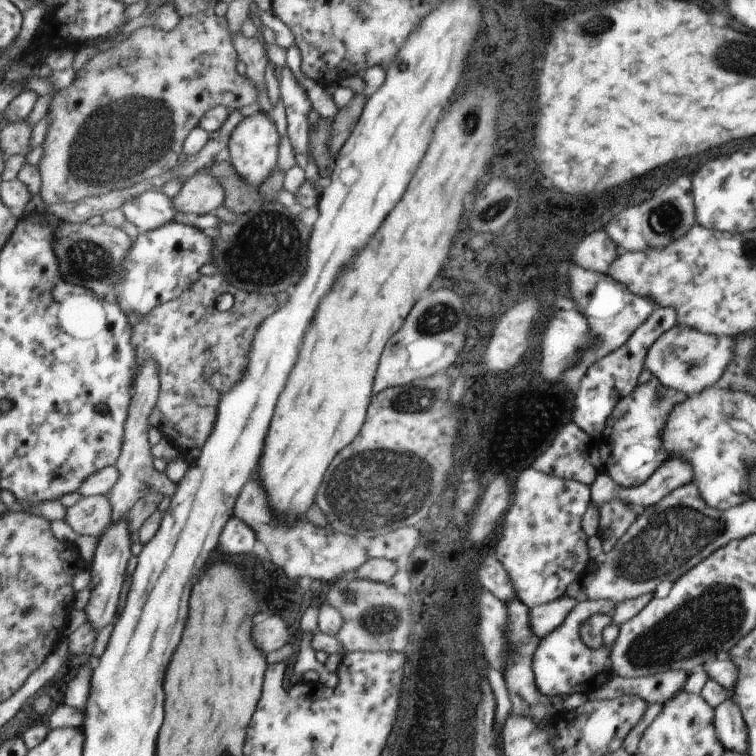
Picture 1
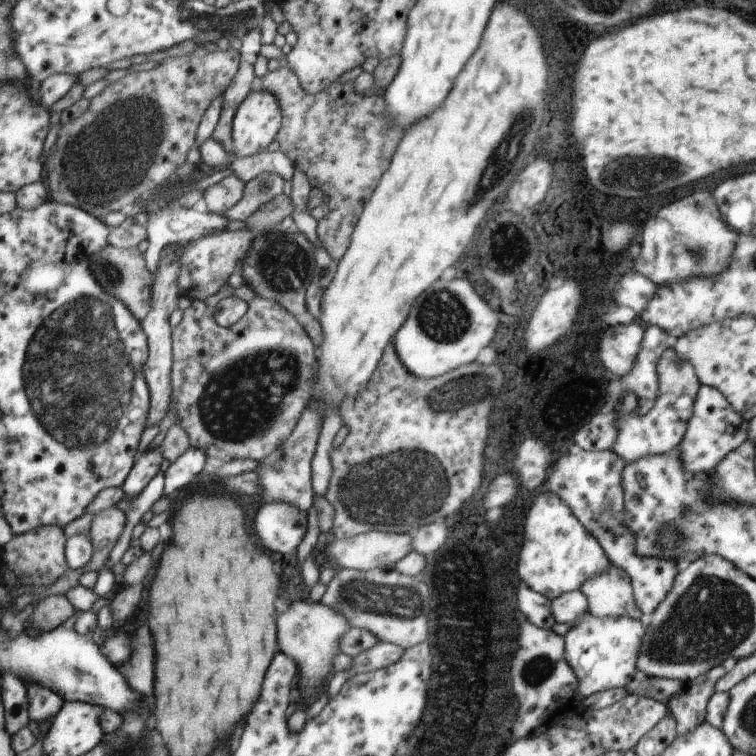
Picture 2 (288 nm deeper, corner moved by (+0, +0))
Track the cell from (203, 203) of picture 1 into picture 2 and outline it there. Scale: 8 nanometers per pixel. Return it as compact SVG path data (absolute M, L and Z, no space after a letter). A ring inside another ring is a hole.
M237 176L223 178L219 184L209 186L203 192L207 210L213 212L213 214L221 214L223 216L227 210L231 210L241 200L243 190L245 190L245 182L239 180Z

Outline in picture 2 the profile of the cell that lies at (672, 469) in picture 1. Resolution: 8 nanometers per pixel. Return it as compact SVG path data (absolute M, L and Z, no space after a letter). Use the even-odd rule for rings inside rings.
M699 386L699 392L693 402L693 414L687 422L687 432L679 444L681 462L691 474L707 474L713 470L729 452L735 452L747 440L749 422L743 420L723 398L717 388Z

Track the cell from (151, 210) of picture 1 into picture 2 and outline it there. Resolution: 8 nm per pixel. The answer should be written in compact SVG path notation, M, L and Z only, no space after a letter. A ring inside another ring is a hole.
M165 206L163 210L145 216L145 220L147 220L147 242L149 242L149 248L143 254L143 260L145 260L147 272L153 274L153 276L155 276L155 270L157 270L157 262L159 262L161 250L167 244L185 246L191 240L199 240L199 238L205 238L205 236L219 236L225 230L225 226L227 226L227 218L221 216L221 214L195 212L191 208L187 210L187 208L181 208L181 206Z

